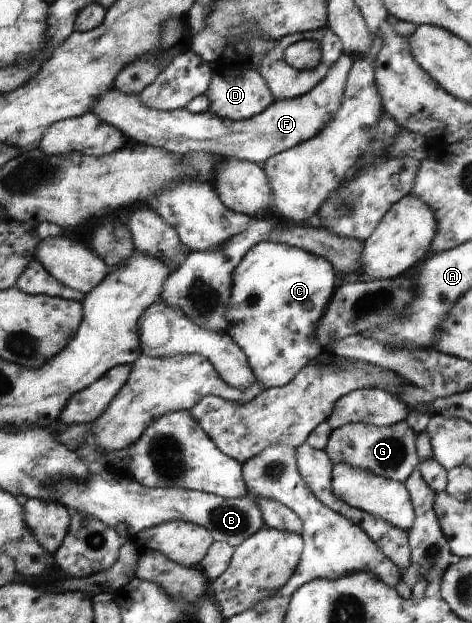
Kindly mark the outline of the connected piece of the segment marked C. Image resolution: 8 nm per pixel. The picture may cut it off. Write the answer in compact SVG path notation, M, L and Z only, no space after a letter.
M268 240L256 243L235 267L234 286L226 313L229 321L226 333L246 353L255 379L264 388L287 386L309 362L322 353L317 341L317 331L323 320L322 315L327 311L330 297L335 296L334 289L336 273L327 259L286 244Z

